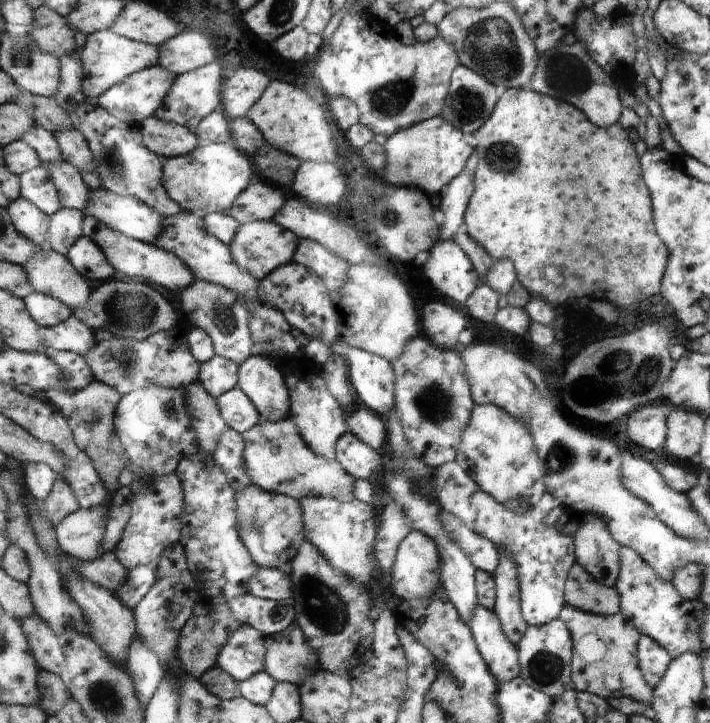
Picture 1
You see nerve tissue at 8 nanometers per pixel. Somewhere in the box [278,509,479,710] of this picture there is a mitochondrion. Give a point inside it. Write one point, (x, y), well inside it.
(326, 607)

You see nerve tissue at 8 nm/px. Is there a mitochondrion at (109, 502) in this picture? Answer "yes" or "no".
no

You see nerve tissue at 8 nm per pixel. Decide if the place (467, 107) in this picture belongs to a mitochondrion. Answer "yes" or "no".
yes

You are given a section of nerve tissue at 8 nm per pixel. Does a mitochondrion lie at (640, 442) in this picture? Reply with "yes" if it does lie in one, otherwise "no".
no

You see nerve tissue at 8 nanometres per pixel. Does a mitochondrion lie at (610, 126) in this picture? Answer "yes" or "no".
no

